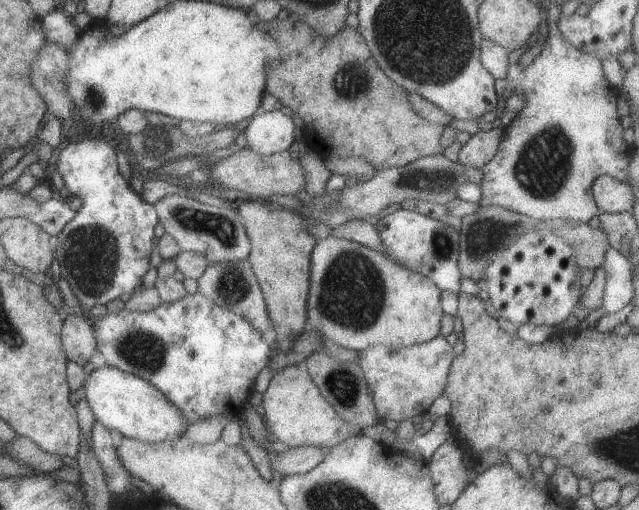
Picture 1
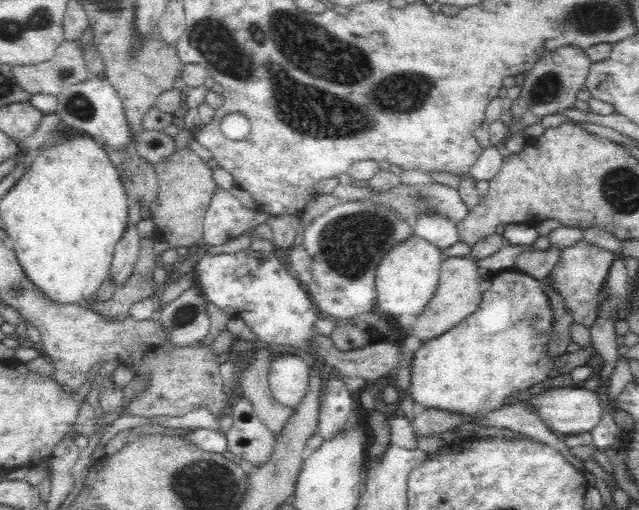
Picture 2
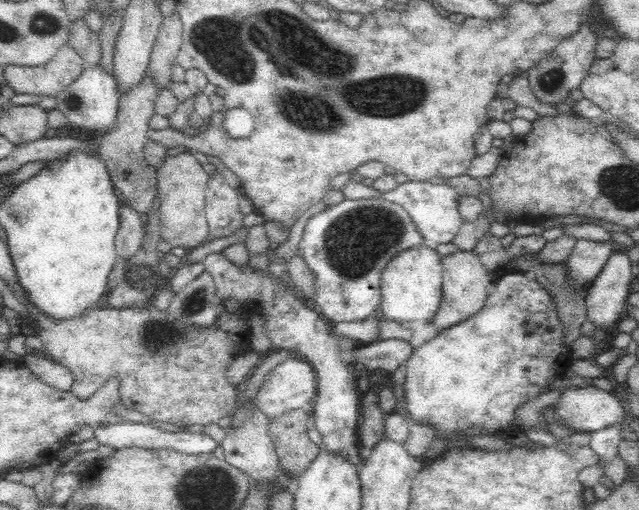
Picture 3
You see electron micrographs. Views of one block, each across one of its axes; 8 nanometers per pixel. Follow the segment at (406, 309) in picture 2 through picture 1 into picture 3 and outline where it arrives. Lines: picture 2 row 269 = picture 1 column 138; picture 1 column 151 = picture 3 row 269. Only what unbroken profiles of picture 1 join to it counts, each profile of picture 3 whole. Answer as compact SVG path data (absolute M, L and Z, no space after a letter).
M418 246L398 254L382 272L382 304L380 304L380 318L394 320L394 322L424 322L430 324L434 318L444 290L444 268L442 258L436 250Z

